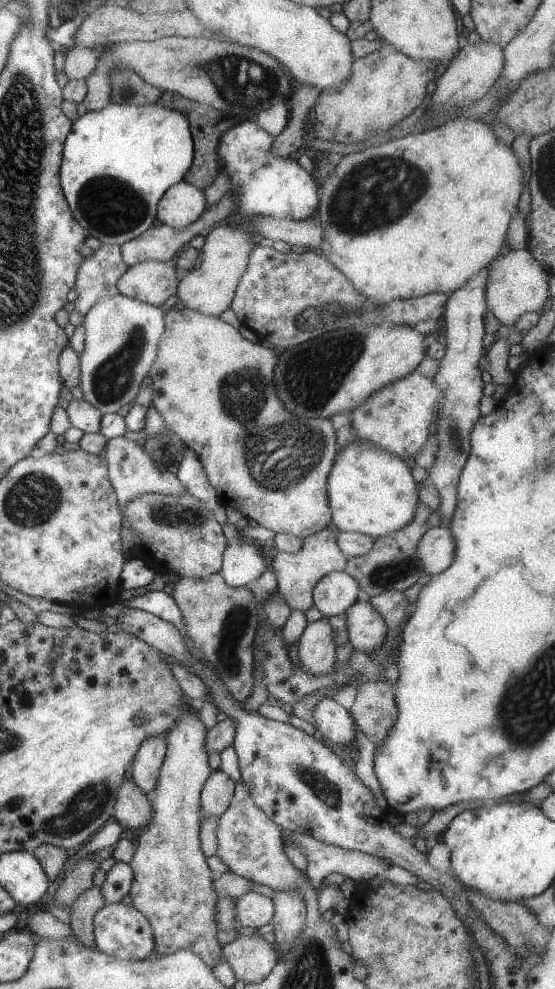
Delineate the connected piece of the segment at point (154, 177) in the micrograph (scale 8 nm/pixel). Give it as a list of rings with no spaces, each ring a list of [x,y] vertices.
[[[110,102],[102,110],[87,111],[72,123],[63,150],[61,186],[78,224],[103,245],[123,245],[154,226],[160,198],[166,190],[184,180],[194,162],[195,146],[184,114],[160,104]]]

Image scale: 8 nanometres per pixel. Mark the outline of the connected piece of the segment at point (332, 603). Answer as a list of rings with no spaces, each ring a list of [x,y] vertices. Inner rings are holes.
[[[346,571],[330,572],[314,586],[314,605],[323,616],[338,616],[361,596],[358,582]]]

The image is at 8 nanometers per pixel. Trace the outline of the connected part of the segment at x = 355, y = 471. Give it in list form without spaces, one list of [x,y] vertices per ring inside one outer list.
[[[354,440],[336,453],[330,469],[327,489],[332,512],[331,525],[338,531],[360,532],[377,539],[412,522],[419,502],[418,483],[414,480],[406,461],[386,450],[380,450],[372,442]]]

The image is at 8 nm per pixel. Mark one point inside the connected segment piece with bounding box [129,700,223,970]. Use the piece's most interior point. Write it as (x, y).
(172, 887)

